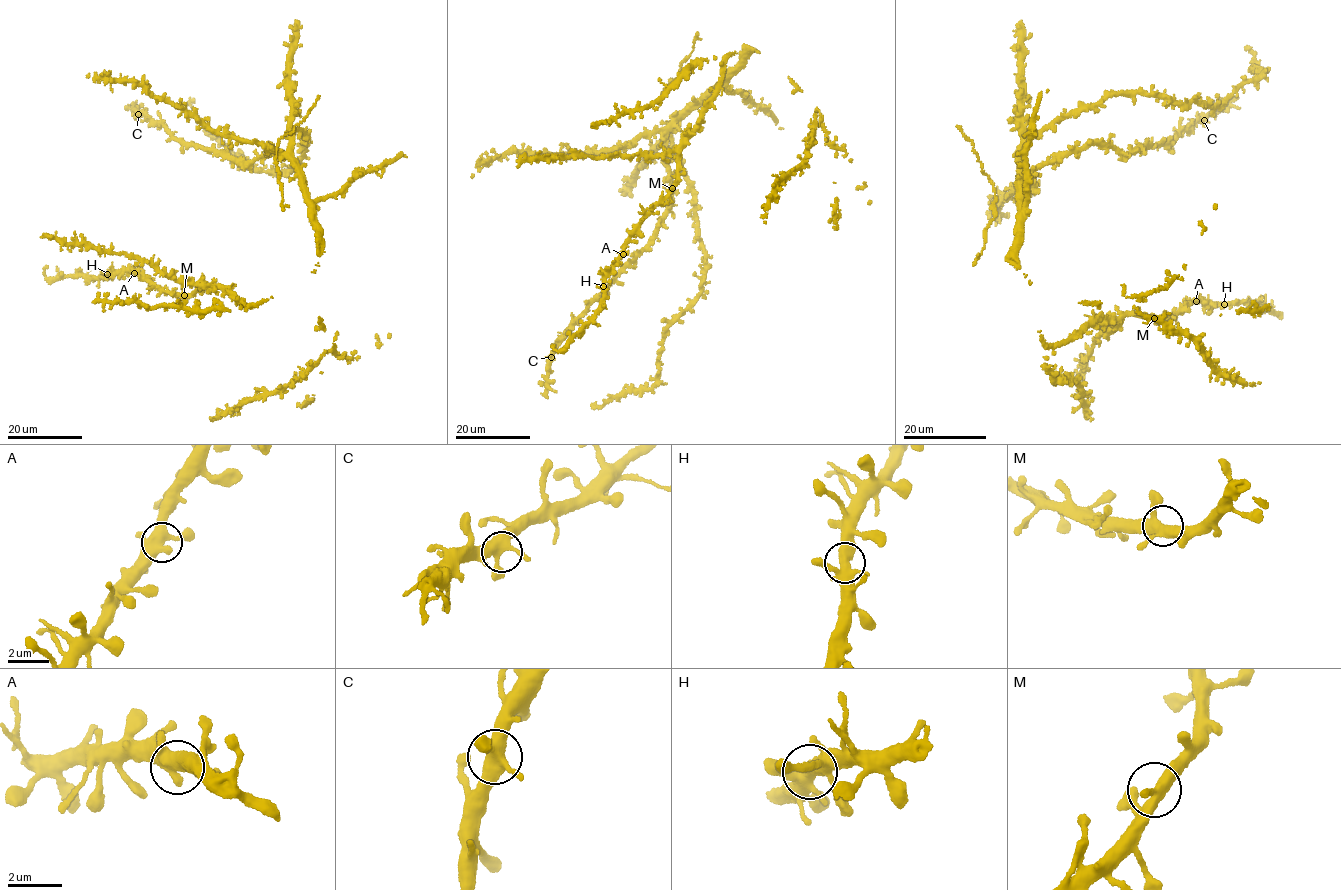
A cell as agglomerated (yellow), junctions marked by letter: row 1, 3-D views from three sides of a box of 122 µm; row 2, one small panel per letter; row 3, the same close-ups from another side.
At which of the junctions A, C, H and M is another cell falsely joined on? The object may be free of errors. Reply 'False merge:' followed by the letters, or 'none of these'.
False merge: none of these

